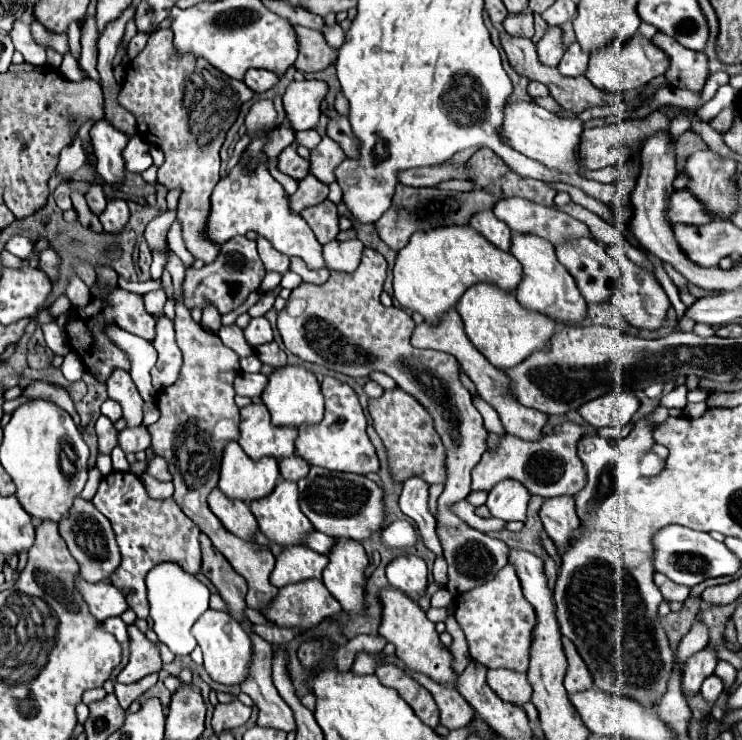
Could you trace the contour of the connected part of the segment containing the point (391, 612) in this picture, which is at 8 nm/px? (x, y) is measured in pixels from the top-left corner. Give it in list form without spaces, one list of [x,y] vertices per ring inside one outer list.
[[[395,588],[381,590],[381,604],[383,604],[383,620],[379,626],[379,634],[395,644],[395,656],[405,662],[405,666],[413,672],[421,672],[429,676],[431,680],[443,684],[443,686],[457,686],[457,672],[453,670],[453,654],[447,646],[441,644],[439,634],[431,620],[427,620],[425,612],[419,608],[417,602],[413,602],[409,596],[401,594]]]

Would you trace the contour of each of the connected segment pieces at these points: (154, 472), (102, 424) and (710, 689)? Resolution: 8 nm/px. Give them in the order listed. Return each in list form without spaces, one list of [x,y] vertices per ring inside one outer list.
[[[147,448],[145,452],[147,452],[147,474],[151,474],[159,482],[171,480],[171,474],[169,474],[169,470],[165,466],[165,460],[161,460],[159,456],[155,456],[153,448]]]
[[[101,414],[95,422],[95,432],[99,436],[99,454],[111,454],[117,446],[117,430],[113,428],[113,422]]]
[[[713,674],[713,676],[709,676],[705,682],[703,682],[703,686],[701,686],[701,696],[703,696],[703,700],[709,704],[709,706],[713,706],[715,702],[717,702],[717,698],[719,698],[719,694],[723,692],[723,684],[721,684],[721,680]]]

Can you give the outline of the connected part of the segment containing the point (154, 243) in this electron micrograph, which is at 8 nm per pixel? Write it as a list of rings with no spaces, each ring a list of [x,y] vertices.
[[[175,210],[165,212],[159,218],[153,218],[145,228],[145,240],[147,240],[151,254],[153,254],[151,278],[161,278],[163,266],[165,266],[165,260],[167,260],[167,250],[169,250],[167,234],[169,234],[169,228],[171,228],[173,222],[175,222]]]

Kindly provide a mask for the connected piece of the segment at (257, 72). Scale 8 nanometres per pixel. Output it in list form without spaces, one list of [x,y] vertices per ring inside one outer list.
[[[251,68],[245,74],[243,82],[255,92],[265,92],[265,90],[269,90],[277,84],[277,74],[269,72],[269,70],[263,70],[263,68]]]

